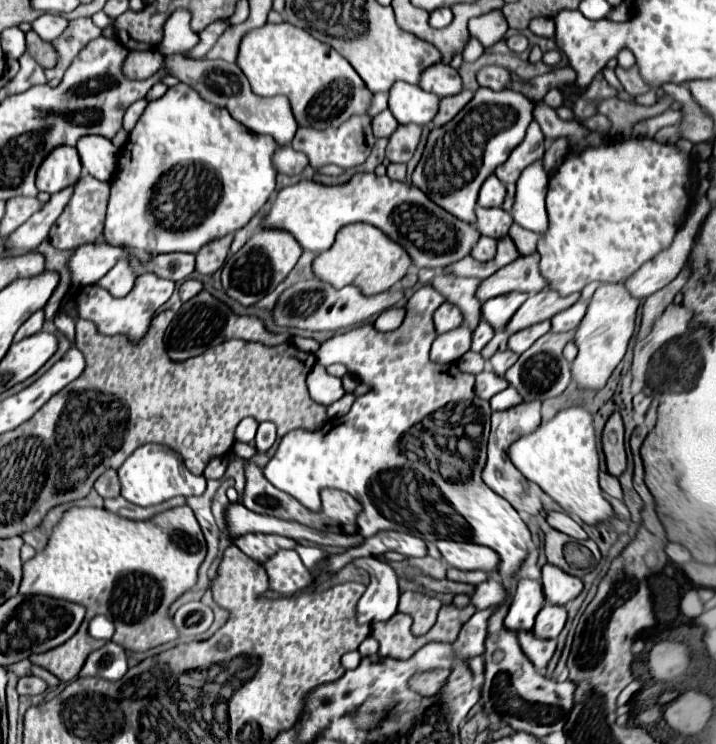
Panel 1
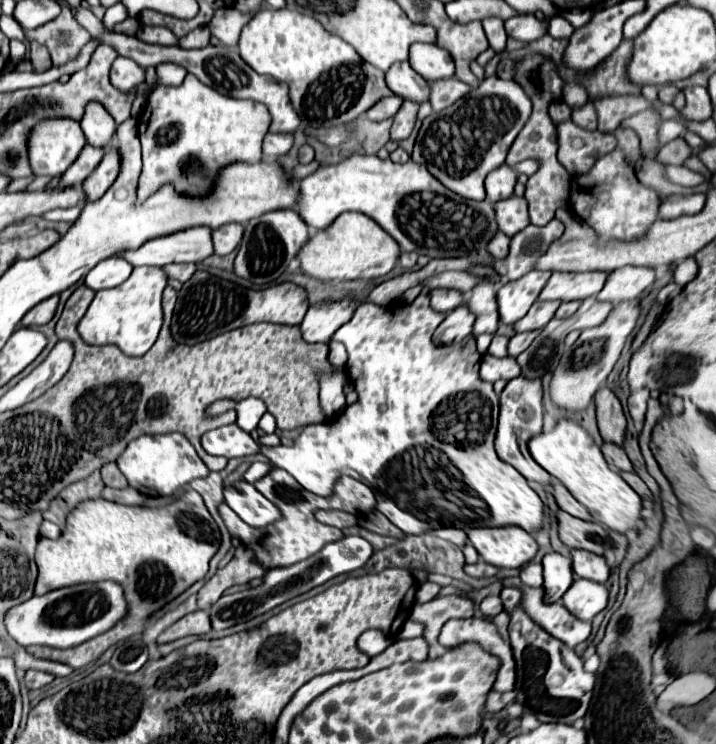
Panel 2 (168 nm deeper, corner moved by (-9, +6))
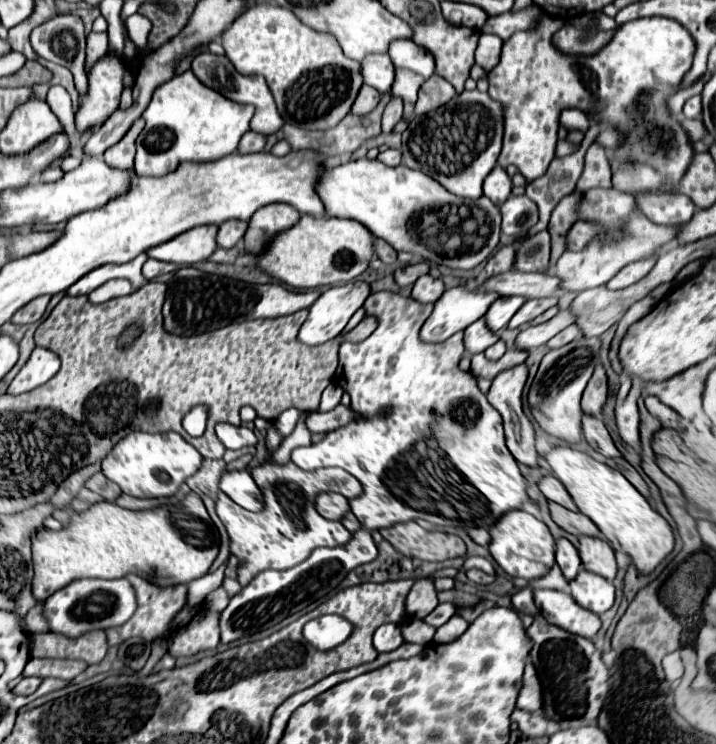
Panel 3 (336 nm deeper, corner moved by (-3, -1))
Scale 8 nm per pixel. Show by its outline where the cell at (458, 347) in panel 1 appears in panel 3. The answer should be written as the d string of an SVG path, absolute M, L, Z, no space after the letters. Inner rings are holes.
M462 285L446 289L442 297L434 303L430 317L420 329L422 341L438 343L466 329L470 323L480 319L498 297L498 293L474 291Z

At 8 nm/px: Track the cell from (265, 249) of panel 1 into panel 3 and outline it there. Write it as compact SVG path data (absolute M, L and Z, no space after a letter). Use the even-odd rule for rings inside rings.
M272 203L258 209L258 213L254 213L250 219L248 231L244 235L244 251L250 255L260 255L274 233L294 225L298 219L300 213L286 203Z

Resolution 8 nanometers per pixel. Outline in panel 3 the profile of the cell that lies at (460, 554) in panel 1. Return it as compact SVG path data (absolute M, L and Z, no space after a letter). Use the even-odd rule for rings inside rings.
M514 509L514 511L508 511L506 515L502 515L498 519L498 523L490 527L490 533L492 533L490 553L496 559L496 563L510 577L522 577L526 581L540 579L550 571L552 565L556 565L556 561L554 561L556 541L548 529L548 525L524 509Z

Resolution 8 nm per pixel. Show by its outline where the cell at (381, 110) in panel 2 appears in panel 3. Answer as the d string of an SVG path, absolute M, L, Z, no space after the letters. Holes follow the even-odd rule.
M362 85L360 87L360 95L354 101L354 105L352 105L352 113L356 113L356 115L370 113L378 105L378 99L380 99L380 93L378 91L370 89L368 85Z

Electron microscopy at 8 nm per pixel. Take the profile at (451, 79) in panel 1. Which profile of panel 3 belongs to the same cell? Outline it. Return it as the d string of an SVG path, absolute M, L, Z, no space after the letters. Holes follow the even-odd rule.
M396 39L388 47L388 55L396 67L406 67L422 77L430 77L434 73L434 57L428 49L422 49L412 39Z

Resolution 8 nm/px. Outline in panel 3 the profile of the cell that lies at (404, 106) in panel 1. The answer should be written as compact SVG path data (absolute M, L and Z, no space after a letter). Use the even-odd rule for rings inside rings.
M380 53L366 55L360 63L360 73L364 83L378 89L380 93L390 89L394 83L394 65L388 55L380 55Z

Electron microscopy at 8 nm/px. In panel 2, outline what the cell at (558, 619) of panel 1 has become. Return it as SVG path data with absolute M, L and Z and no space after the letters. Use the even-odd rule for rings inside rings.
M574 580L562 598L564 608L578 620L592 620L608 602L608 590L602 584Z

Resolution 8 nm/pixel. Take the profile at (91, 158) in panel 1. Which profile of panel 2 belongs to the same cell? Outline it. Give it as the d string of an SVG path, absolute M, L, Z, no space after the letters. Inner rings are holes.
M92 102L92 106L88 106L88 114L84 114L80 126L90 146L110 150L112 138L116 134L116 122L98 102Z

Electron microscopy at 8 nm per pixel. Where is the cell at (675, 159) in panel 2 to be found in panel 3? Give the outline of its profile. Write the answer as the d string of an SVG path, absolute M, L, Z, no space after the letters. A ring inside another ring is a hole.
M542 15L540 21L528 31L516 31L502 49L500 65L496 65L488 73L488 95L498 101L504 109L504 143L502 153L498 157L498 165L516 165L518 171L528 179L534 181L536 177L544 175L548 169L548 163L554 159L556 153L556 133L558 133L558 115L566 107L578 107L584 113L592 113L592 119L596 123L606 123L616 127L622 133L622 145L614 149L614 161L626 163L636 161L650 165L654 171L664 175L664 185L658 189L648 191L636 191L632 193L640 211L654 223L658 224L685 224L694 215L694 203L690 197L676 193L674 187L684 177L692 157L694 149L690 143L690 137L686 135L684 127L678 123L680 119L674 117L668 109L668 97L680 87L682 77L692 67L692 55L694 55L694 39L682 25L678 25L672 19L664 17L648 17L638 21L628 21L620 25L614 33L614 37L596 53L596 55L568 55L554 47L552 35L560 29L560 21L550 15Z

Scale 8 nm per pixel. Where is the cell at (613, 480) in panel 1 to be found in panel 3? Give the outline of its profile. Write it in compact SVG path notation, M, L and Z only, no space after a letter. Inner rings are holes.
M582 413L582 431L586 441L600 451L604 457L620 457L620 451L616 449L608 429L604 427L604 423L598 417L592 417L588 413Z

